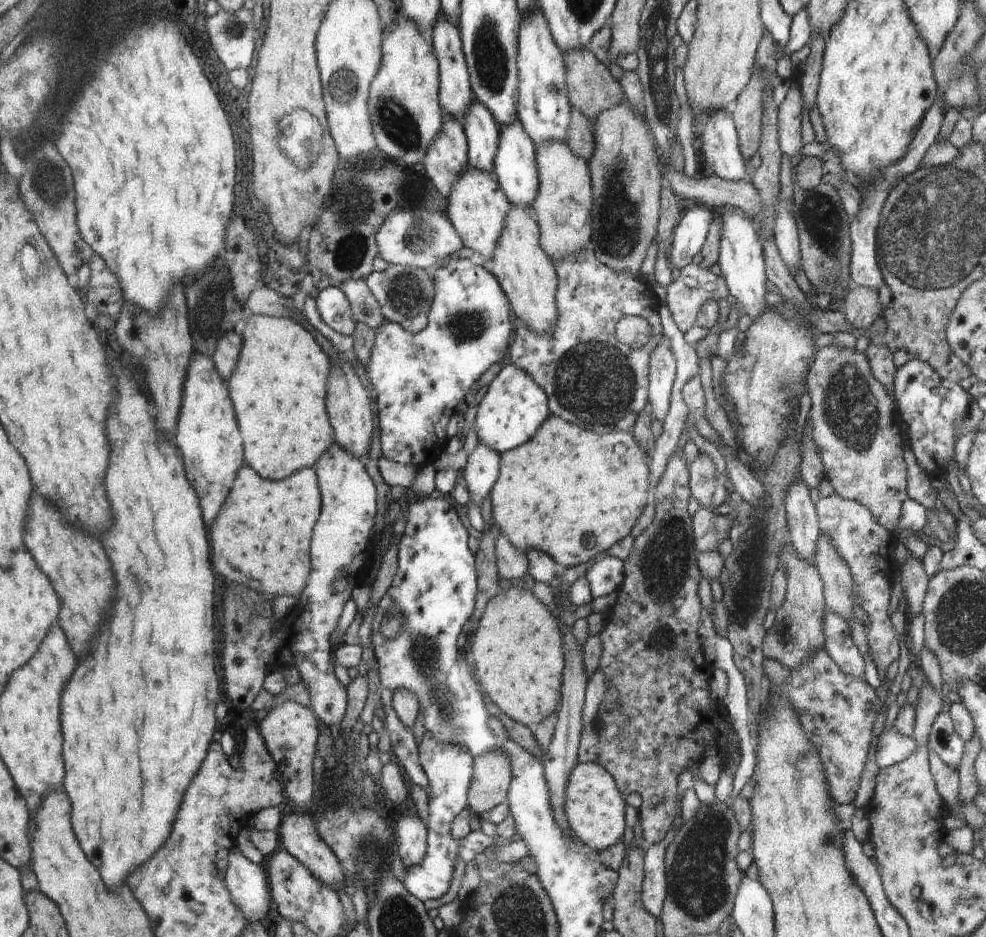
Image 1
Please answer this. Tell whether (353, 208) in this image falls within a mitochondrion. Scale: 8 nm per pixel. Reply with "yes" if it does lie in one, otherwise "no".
yes

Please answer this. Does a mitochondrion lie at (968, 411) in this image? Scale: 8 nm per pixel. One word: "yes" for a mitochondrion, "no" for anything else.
no

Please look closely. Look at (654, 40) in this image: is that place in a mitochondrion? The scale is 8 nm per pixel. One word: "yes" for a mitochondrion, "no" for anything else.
yes

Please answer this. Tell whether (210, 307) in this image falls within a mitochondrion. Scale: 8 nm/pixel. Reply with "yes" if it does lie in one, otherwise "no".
yes

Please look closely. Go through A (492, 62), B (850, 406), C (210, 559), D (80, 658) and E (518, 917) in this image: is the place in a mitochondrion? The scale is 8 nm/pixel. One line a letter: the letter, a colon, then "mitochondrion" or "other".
A: mitochondrion
B: mitochondrion
C: other
D: other
E: mitochondrion

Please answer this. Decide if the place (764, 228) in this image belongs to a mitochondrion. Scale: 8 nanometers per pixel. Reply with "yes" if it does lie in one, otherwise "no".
no

